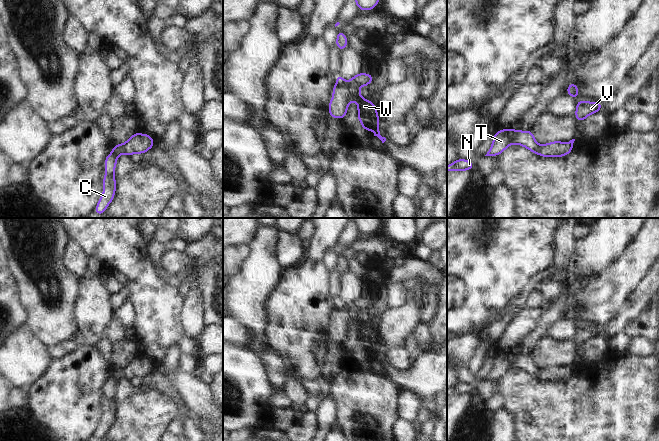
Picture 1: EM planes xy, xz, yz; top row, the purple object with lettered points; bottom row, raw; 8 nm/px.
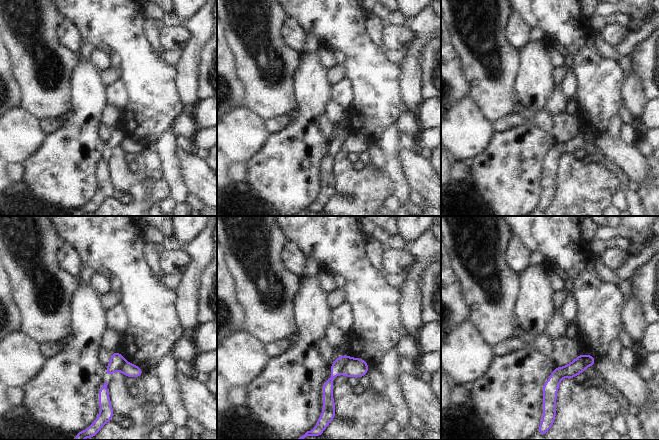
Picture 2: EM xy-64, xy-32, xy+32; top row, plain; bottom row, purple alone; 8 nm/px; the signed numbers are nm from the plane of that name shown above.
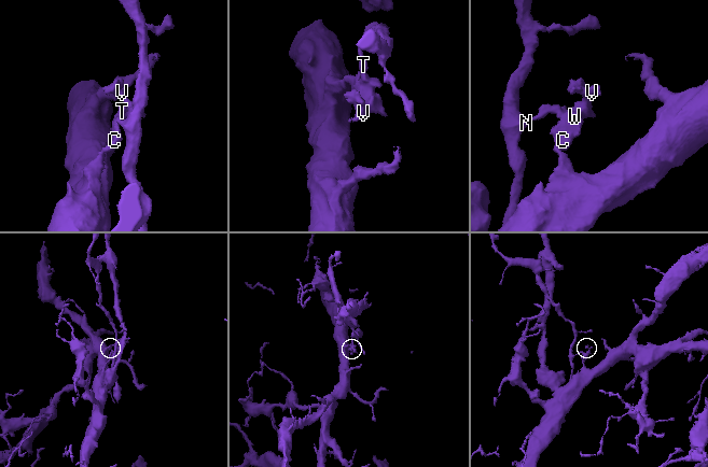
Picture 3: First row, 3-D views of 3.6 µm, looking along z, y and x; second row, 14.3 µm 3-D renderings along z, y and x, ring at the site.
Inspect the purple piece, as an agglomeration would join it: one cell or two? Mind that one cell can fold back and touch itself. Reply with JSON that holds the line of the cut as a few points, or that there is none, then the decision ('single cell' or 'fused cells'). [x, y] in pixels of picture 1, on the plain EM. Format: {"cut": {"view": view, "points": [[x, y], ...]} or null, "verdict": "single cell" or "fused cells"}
{"cut": {"view": "xz", "points": [[345, 307], [342, 309], [336, 308]]}, "verdict": "fused cells"}

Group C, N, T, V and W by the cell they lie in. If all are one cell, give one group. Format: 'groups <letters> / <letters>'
groups C V W / N T

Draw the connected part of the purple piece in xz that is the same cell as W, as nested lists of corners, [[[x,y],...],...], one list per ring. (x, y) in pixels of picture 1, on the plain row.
[[[356,298],[347,308],[343,310],[333,310],[333,322],[329,326],[329,340],[343,343],[347,337],[349,325],[358,327],[358,344],[361,346],[363,354],[372,354],[382,367],[385,361],[380,359],[378,353],[379,341],[373,326],[364,324],[359,318],[359,311],[368,310],[373,305],[373,298]]]

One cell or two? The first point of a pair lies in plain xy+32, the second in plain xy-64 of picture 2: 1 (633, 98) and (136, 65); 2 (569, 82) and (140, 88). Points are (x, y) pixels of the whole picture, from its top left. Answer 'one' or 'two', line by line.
1: two
2: two

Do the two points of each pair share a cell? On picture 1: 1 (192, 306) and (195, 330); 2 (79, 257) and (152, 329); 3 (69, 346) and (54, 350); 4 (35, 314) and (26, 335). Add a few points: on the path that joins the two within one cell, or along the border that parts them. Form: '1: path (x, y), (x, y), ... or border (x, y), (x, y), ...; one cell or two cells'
1: path (192, 312), (193, 324); one cell
2: border (70, 241), (74, 241), (88, 257); two cells
3: path (65, 348), (58, 350); one cell
4: border (26, 325), (46, 345); two cells

